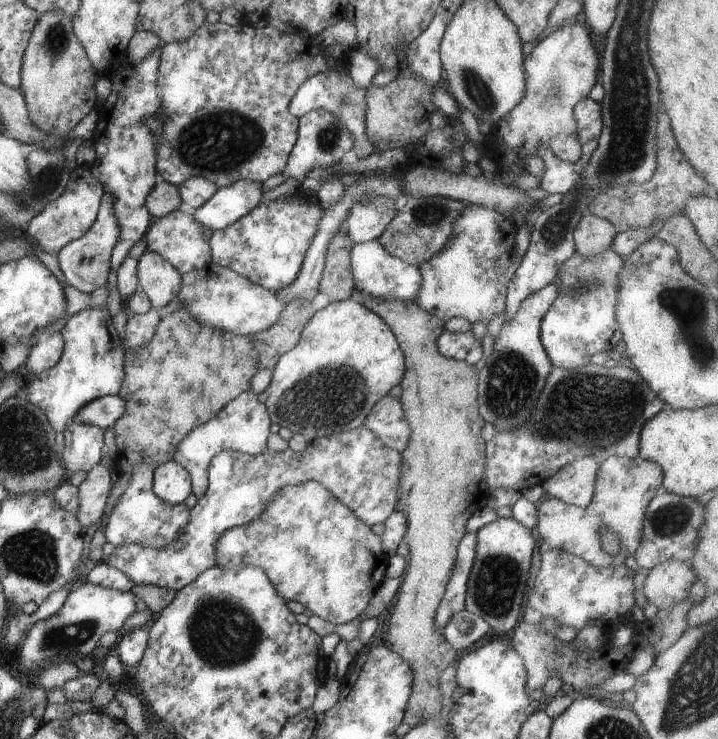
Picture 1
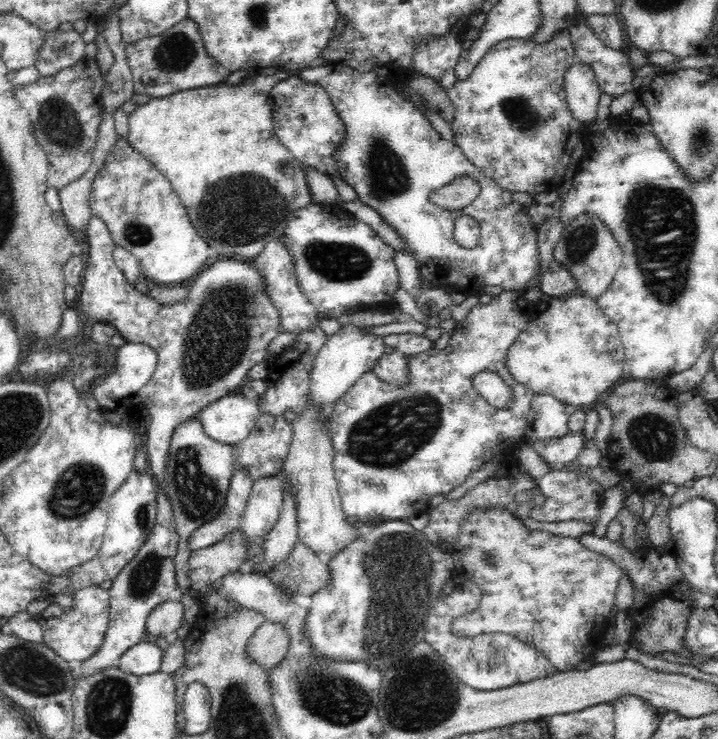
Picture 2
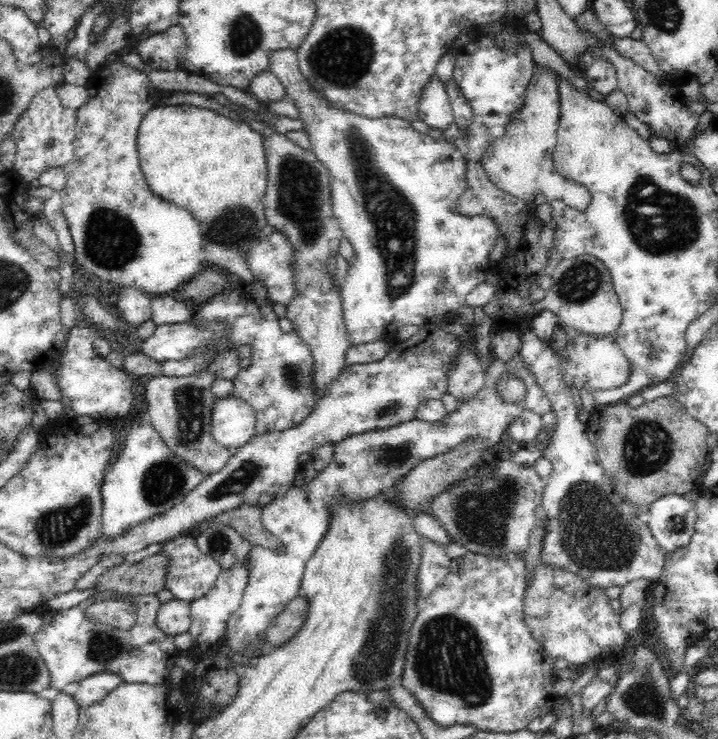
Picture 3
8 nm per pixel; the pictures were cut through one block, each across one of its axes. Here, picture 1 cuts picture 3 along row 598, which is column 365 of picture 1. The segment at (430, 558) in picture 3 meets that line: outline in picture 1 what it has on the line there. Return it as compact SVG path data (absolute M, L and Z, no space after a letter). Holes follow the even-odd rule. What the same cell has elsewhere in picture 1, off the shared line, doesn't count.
M387 395L378 400L363 425L372 430L385 446L397 452L404 450L410 442L410 426L398 398Z

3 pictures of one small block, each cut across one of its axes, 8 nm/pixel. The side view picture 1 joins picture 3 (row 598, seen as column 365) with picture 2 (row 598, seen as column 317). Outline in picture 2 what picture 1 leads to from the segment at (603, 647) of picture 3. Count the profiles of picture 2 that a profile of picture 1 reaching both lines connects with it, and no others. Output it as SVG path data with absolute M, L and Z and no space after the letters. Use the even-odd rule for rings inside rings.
M507 507L473 508L461 520L461 533L449 551L454 563L466 570L466 577L480 587L484 595L472 614L452 622L447 630L449 637L459 640L494 632L512 635L541 652L558 671L572 670L579 662L592 661L594 654L603 648L602 639L609 628L609 615L616 605L623 570L610 558L582 546L579 538L530 530Z

